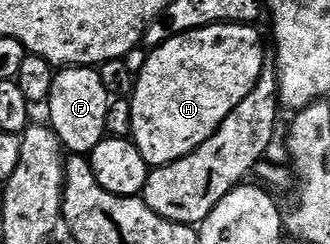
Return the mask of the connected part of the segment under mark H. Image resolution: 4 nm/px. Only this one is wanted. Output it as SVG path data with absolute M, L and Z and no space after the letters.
M215 23L209 27L199 27L196 31L185 31L182 35L175 35L174 38L168 39L165 43L161 43L159 47L151 48L147 52L148 60L144 63L144 68L140 71L140 76L135 76L134 86L131 88L130 102L132 105L132 130L130 138L136 144L138 153L142 153L142 157L147 161L149 168L164 167L167 163L178 161L182 157L186 157L194 149L200 146L210 138L217 129L222 125L222 121L226 121L226 117L242 100L250 93L250 89L254 89L254 85L260 80L260 74L266 62L264 56L264 43L260 40L260 35L256 32L257 28L252 25L243 23Z

